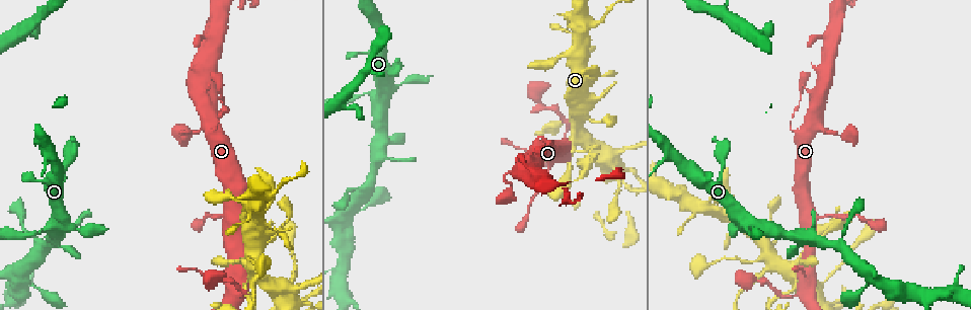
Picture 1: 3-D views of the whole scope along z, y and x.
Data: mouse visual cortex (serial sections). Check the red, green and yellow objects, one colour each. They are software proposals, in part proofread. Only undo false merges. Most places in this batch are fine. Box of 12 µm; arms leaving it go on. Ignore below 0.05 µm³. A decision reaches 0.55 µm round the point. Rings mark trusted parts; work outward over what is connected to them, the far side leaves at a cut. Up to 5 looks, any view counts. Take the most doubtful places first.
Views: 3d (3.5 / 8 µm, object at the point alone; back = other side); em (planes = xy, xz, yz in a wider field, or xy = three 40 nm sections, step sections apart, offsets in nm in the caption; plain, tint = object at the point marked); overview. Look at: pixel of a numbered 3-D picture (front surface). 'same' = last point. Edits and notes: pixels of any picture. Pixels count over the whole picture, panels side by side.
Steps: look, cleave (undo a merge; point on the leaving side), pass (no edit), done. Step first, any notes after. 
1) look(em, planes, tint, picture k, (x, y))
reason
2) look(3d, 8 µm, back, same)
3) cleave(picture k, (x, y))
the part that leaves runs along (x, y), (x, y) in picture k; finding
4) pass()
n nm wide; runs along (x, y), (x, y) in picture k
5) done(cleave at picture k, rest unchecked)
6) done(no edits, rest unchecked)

look(3d, 3.5 µm, picture 1, (577, 135))
thin neck

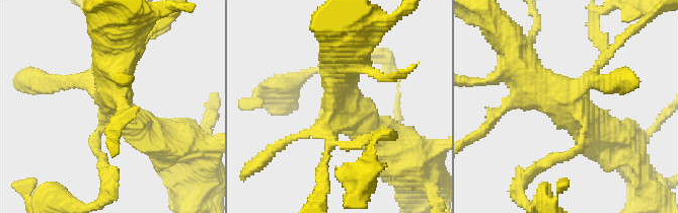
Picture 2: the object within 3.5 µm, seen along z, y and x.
look(em, xy, step 5, tint, picture 2, (564, 102))
4 arms; arms of 150, 200, 500, 500 nm

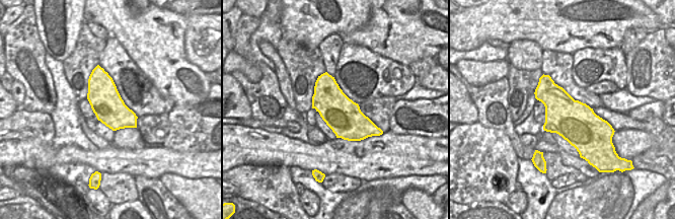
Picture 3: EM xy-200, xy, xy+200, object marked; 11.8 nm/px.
look(em, xy, step 1, tint, same)

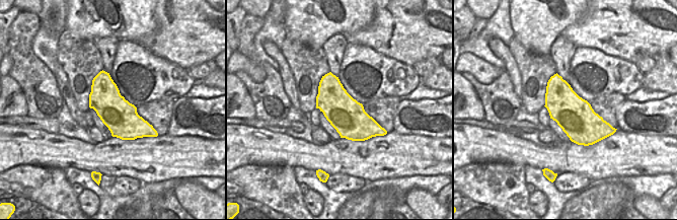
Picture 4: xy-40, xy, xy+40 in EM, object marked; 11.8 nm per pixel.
pass()
runs along (516, 62), (602, 140) in picture 2; all the same cell

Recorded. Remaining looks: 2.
look(3d, 3.5 µm, picture 1, (221, 217))
narrows sharply

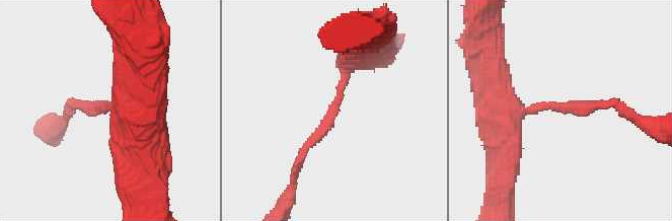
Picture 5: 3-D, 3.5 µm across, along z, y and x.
look(em, xy, step 3, tint, picture 5, (341, 96))
arms of 150, 450 nm

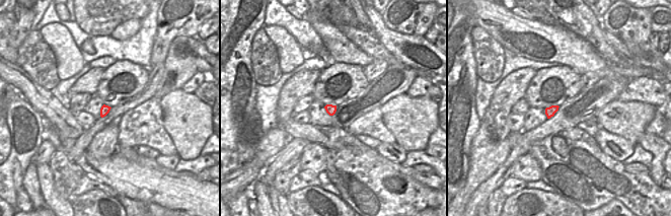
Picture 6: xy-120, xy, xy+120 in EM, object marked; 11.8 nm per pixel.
pass()
runs along (368, 43), (306, 149) in picture 5; one cell here

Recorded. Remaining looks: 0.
done(no edits, rest unchecked)

